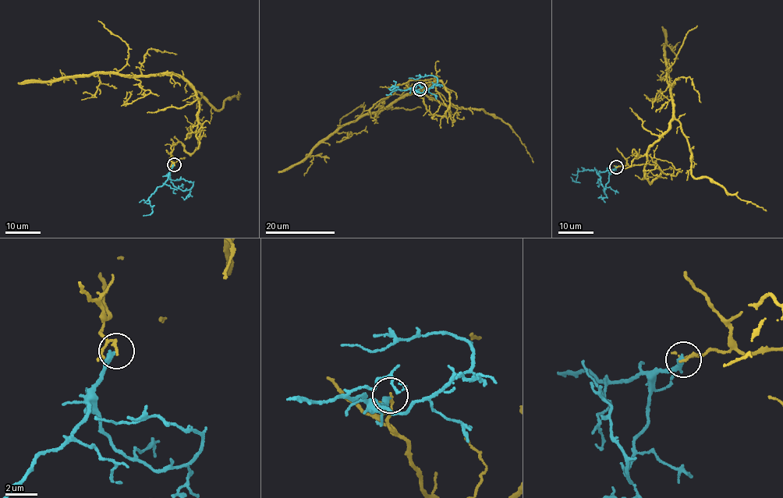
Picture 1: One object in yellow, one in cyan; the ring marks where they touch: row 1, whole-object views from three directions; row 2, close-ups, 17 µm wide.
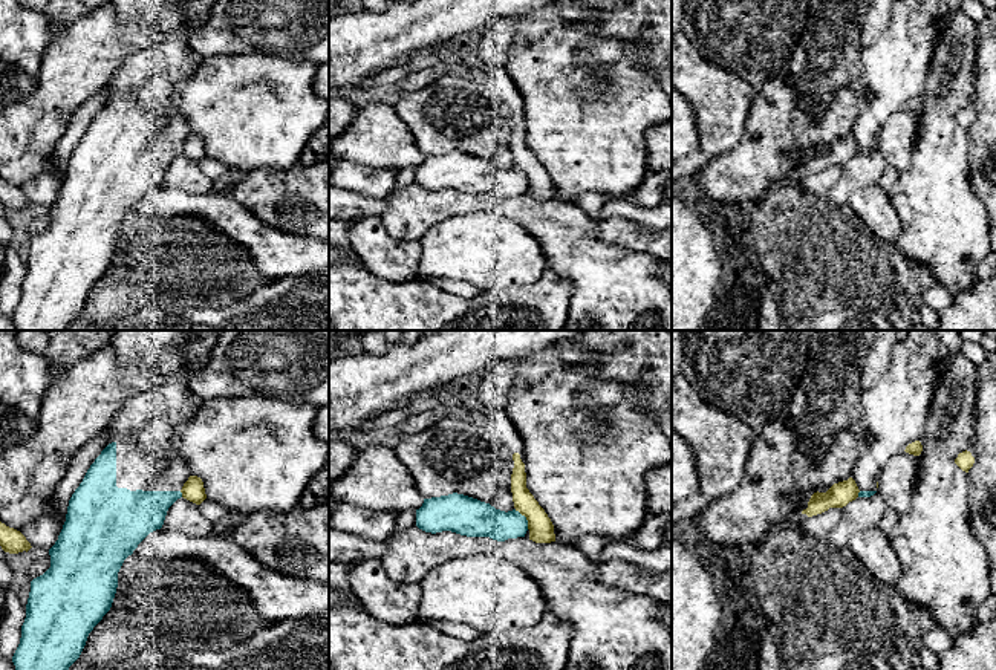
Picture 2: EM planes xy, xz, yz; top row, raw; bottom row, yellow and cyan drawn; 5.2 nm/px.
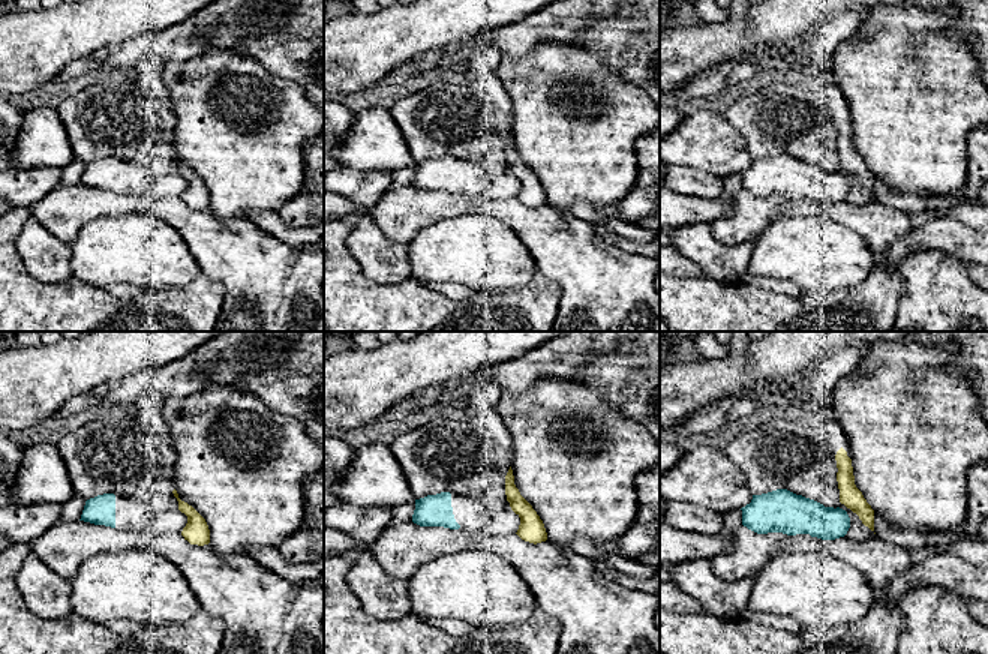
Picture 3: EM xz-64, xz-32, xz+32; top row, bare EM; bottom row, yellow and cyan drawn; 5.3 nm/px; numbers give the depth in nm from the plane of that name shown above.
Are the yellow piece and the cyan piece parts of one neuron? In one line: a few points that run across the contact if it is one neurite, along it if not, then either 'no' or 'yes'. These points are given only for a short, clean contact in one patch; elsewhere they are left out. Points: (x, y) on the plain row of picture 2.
line xz (514, 167), (525, 175), (528, 185); no

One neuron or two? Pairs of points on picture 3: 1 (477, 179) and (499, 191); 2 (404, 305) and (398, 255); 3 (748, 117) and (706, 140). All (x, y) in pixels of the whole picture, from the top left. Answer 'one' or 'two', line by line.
1: one
2: two
3: two

